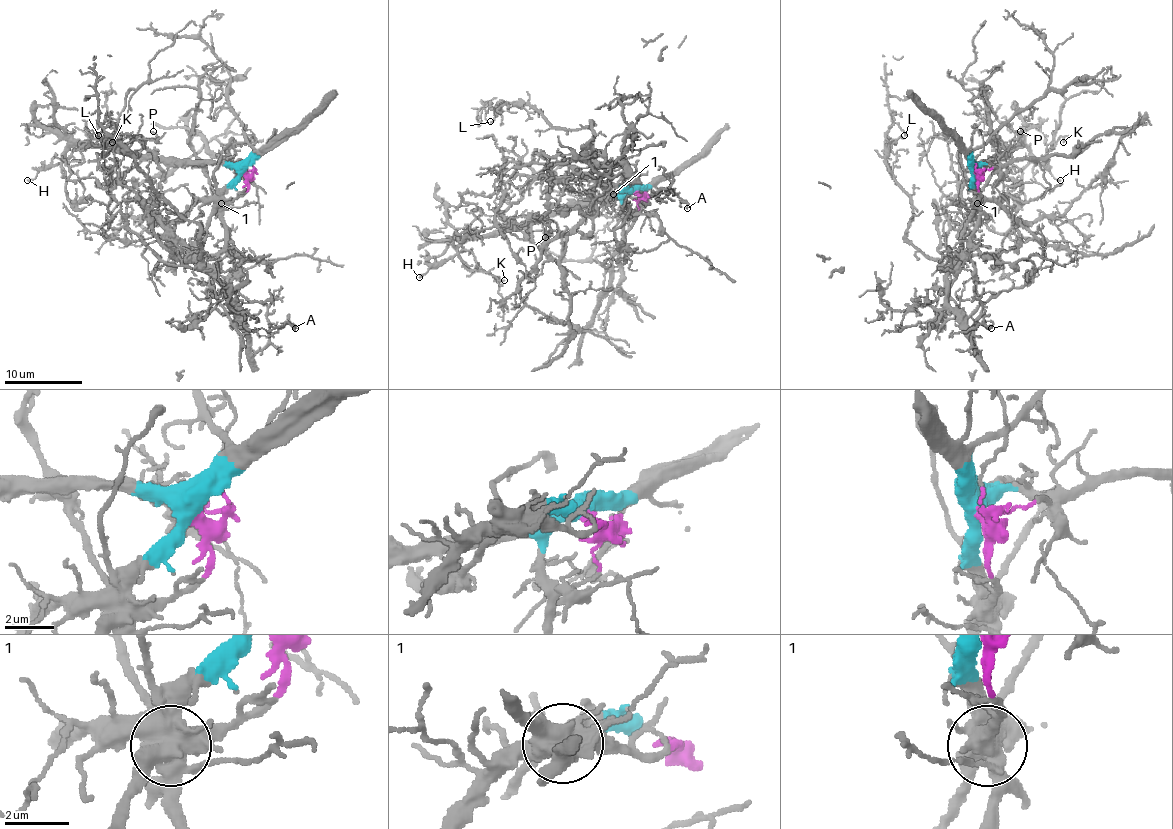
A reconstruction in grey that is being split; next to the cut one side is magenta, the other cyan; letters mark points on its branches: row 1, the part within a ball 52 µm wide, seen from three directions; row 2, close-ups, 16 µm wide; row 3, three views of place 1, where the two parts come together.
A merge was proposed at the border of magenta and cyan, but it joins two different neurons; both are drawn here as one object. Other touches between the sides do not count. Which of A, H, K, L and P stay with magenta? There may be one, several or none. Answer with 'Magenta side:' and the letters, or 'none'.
Magenta side: A, L

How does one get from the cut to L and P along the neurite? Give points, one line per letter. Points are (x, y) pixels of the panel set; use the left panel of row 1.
L: (243, 171), (247, 189), (226, 198), (202, 237), (204, 266), (200, 227), (166, 200), (102, 123), (98, 135)
P: (243, 171), (220, 164), (175, 164), (133, 154), (125, 146), (131, 140), (156, 139), (152, 131)

